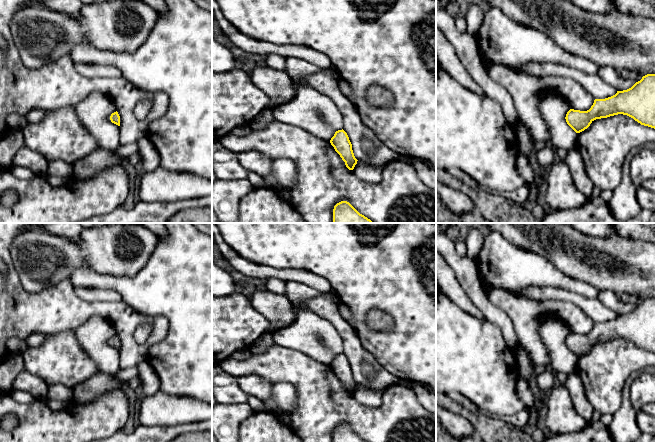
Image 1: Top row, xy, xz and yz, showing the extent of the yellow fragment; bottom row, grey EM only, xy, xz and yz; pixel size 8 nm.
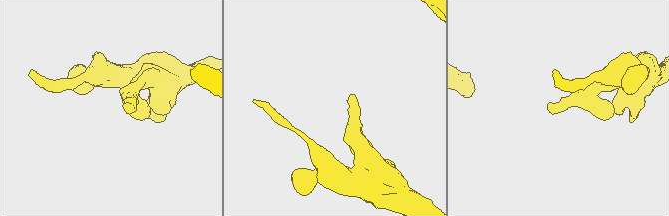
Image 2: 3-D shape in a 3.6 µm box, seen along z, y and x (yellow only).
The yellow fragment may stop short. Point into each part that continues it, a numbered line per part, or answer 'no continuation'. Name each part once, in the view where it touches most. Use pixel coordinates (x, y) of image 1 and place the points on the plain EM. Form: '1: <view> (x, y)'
no continuation

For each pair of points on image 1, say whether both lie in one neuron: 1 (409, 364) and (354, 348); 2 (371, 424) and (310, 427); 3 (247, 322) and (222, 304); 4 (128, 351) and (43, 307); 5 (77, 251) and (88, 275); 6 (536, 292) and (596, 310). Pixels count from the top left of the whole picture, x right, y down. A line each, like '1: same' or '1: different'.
1: different
2: same
3: same
4: same
5: different
6: same

